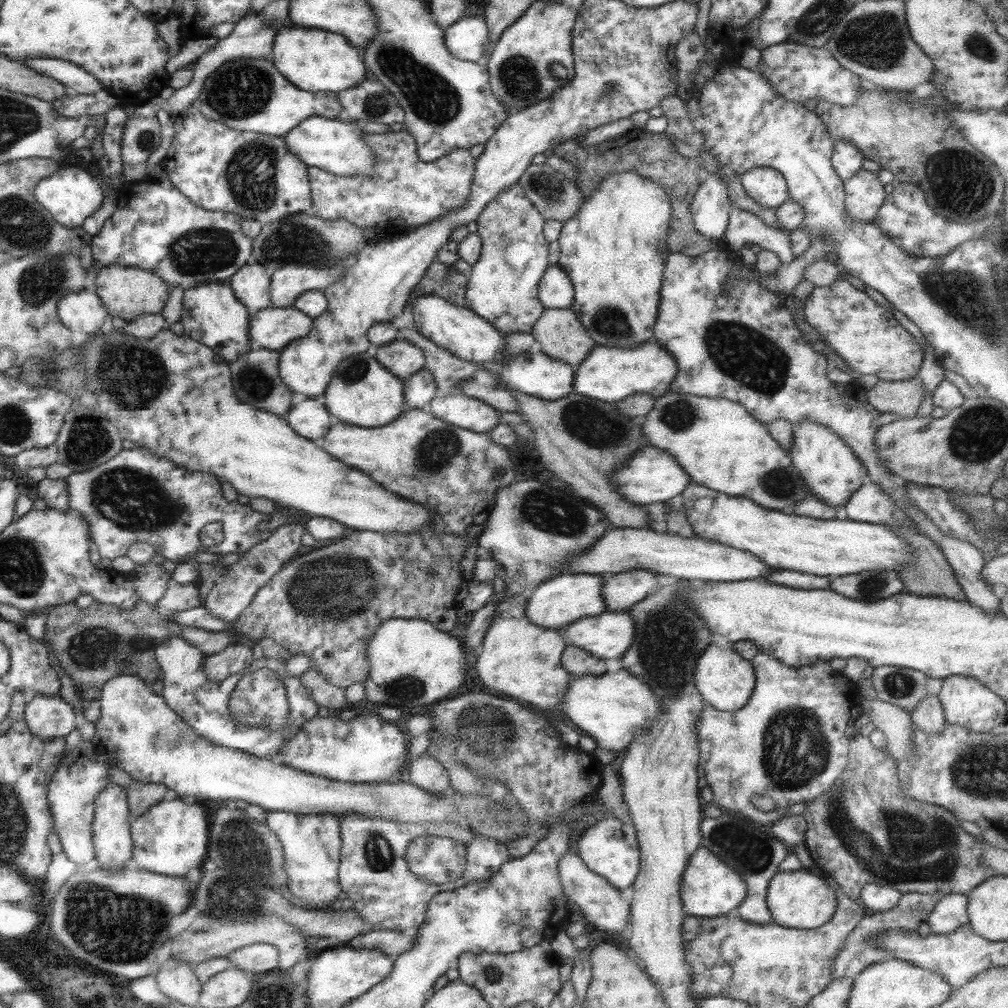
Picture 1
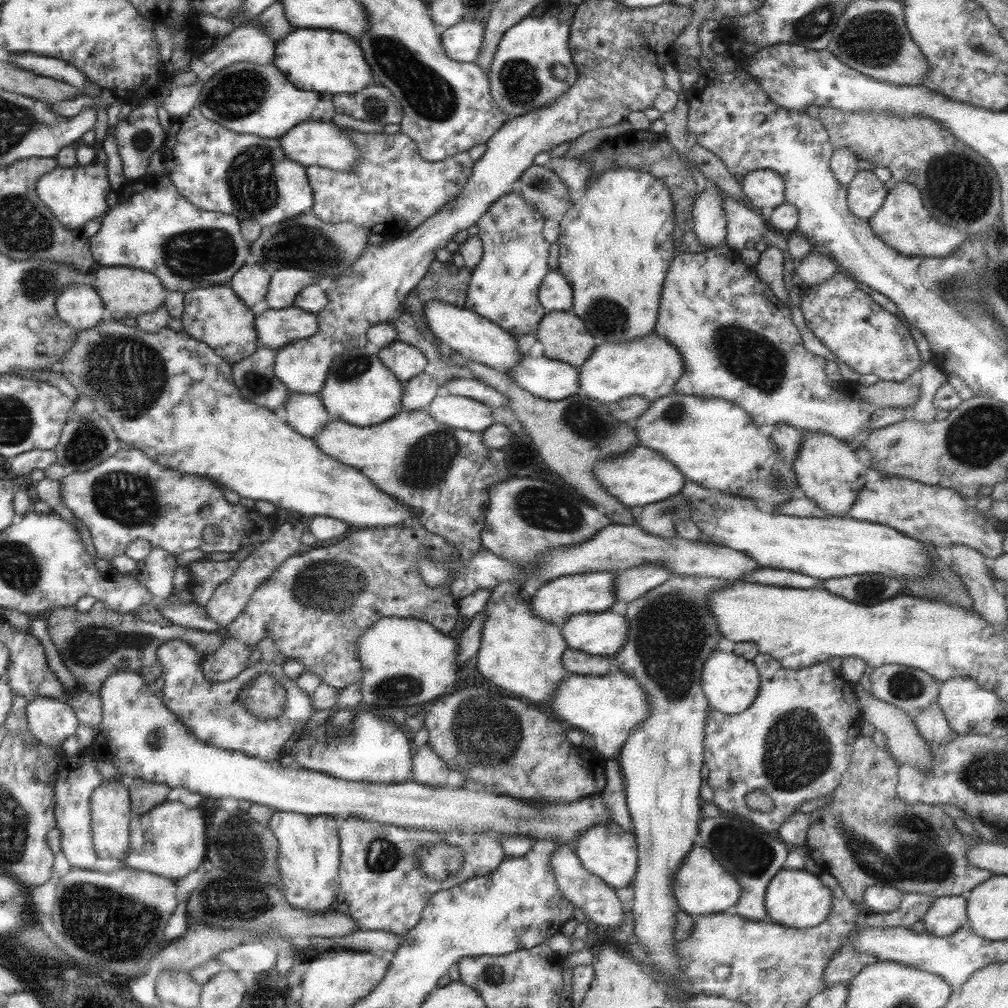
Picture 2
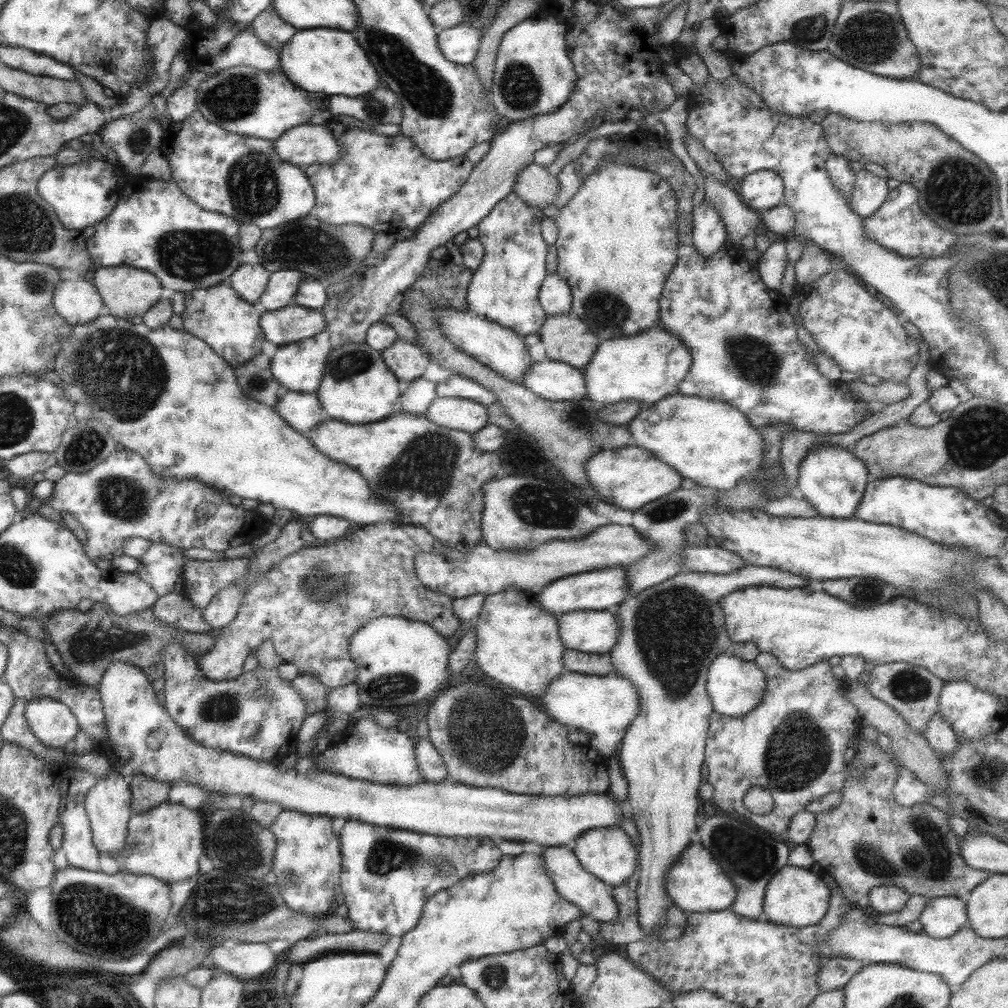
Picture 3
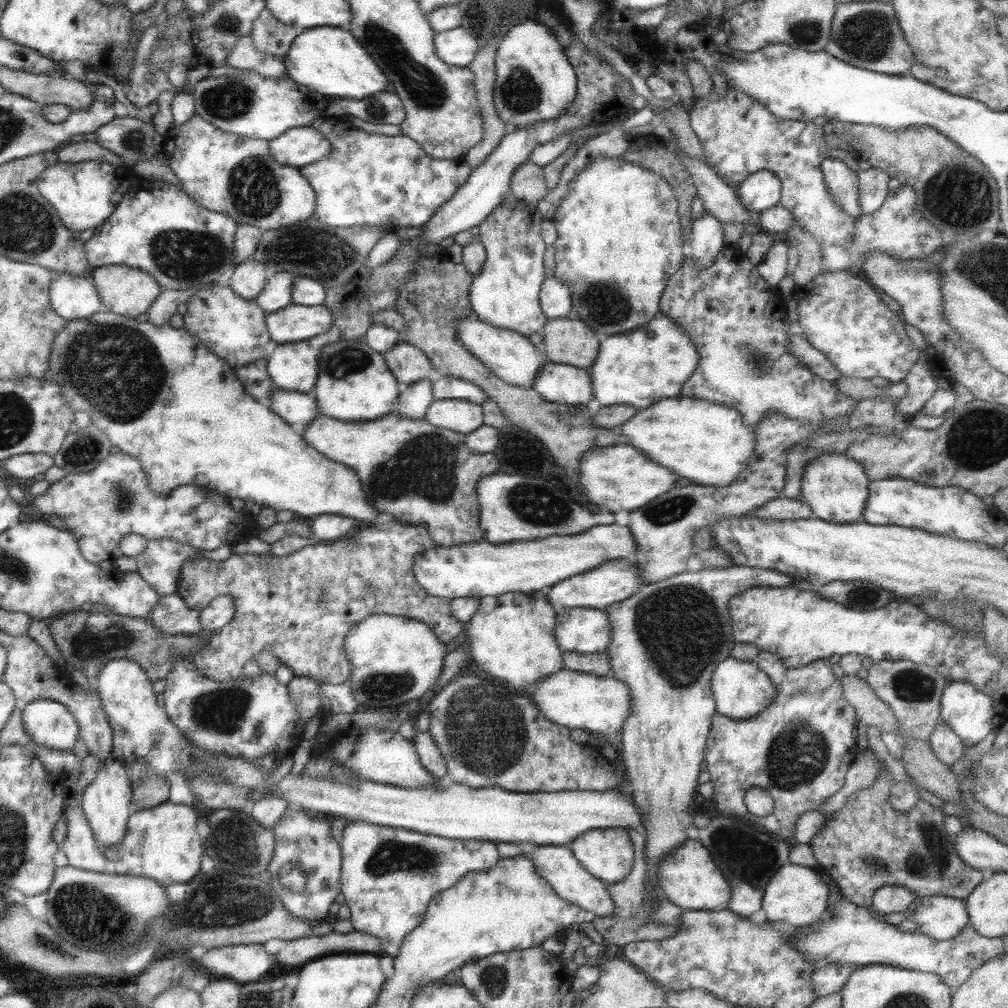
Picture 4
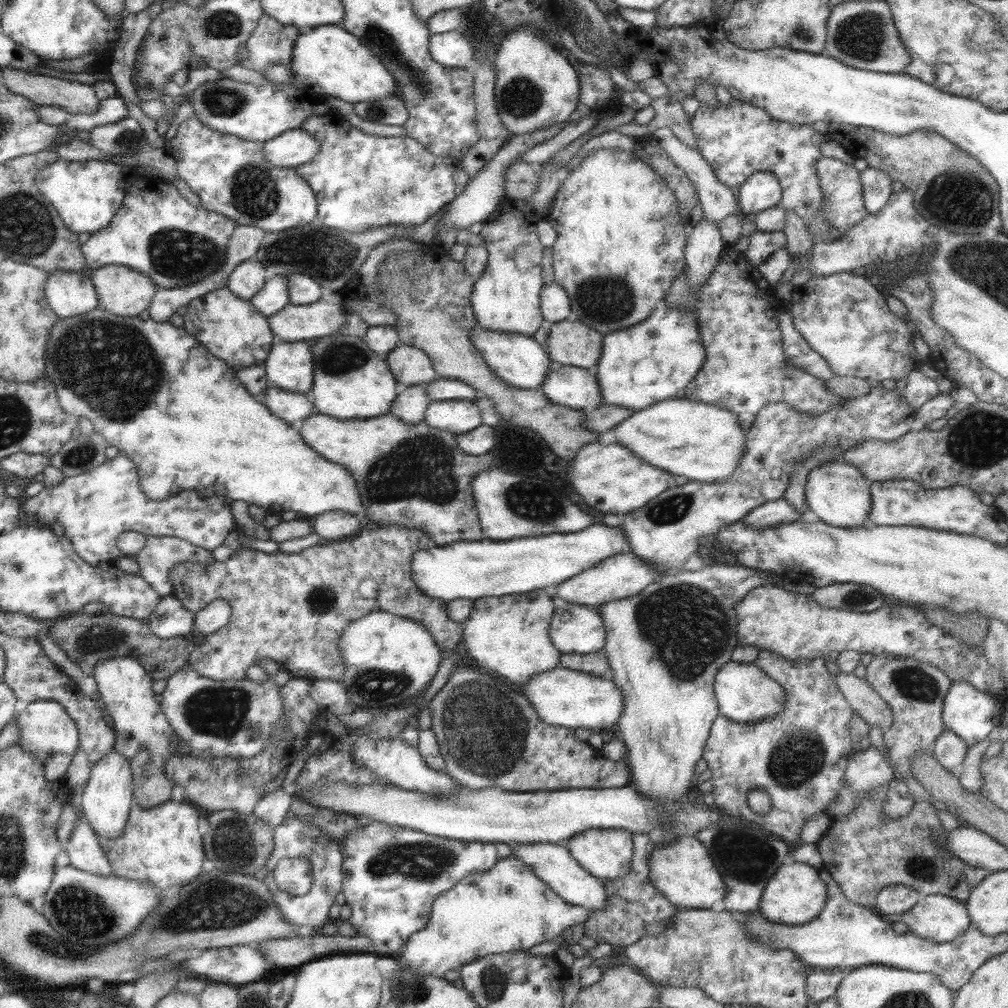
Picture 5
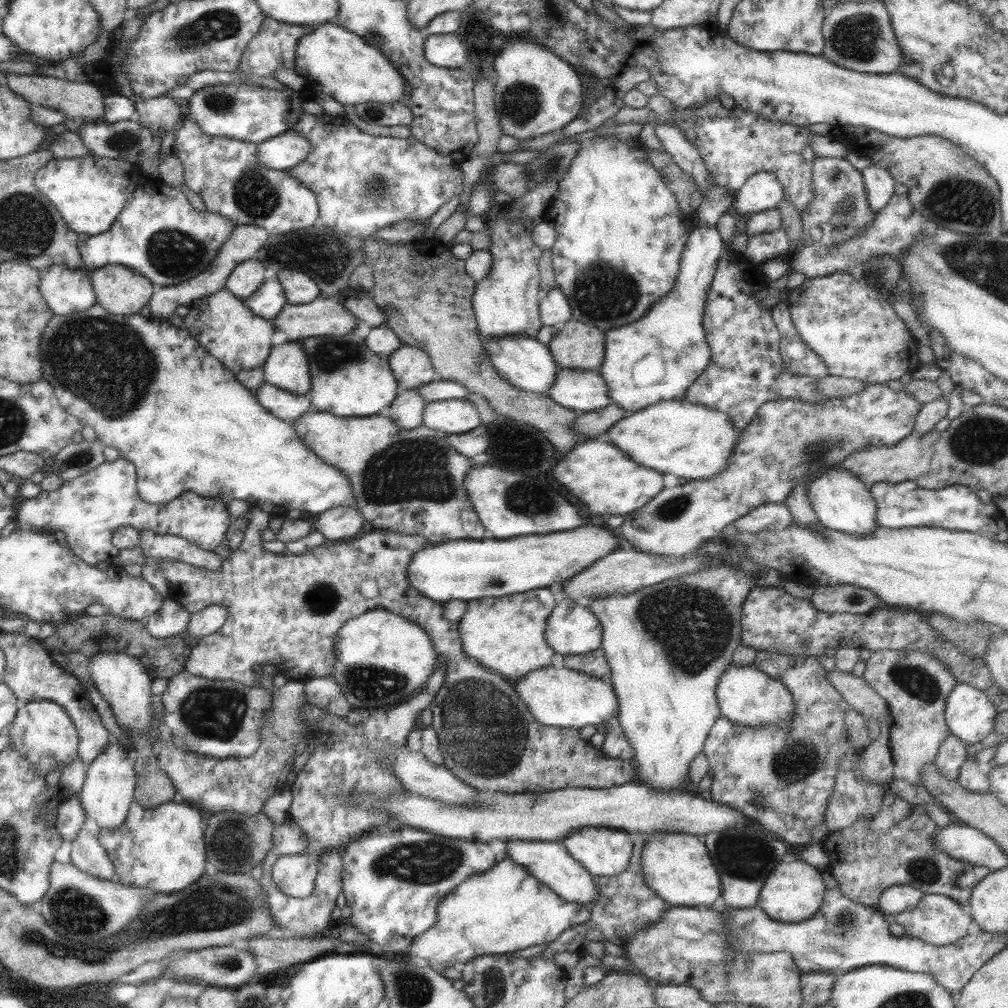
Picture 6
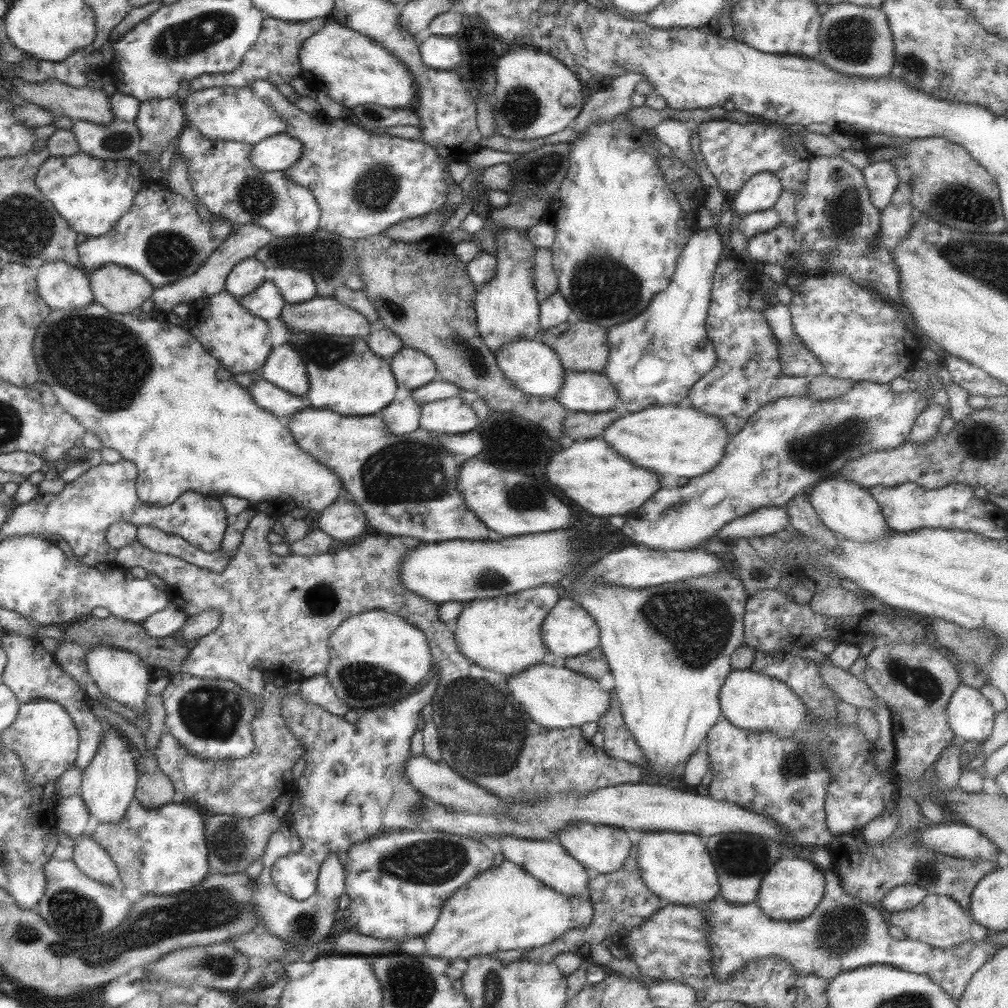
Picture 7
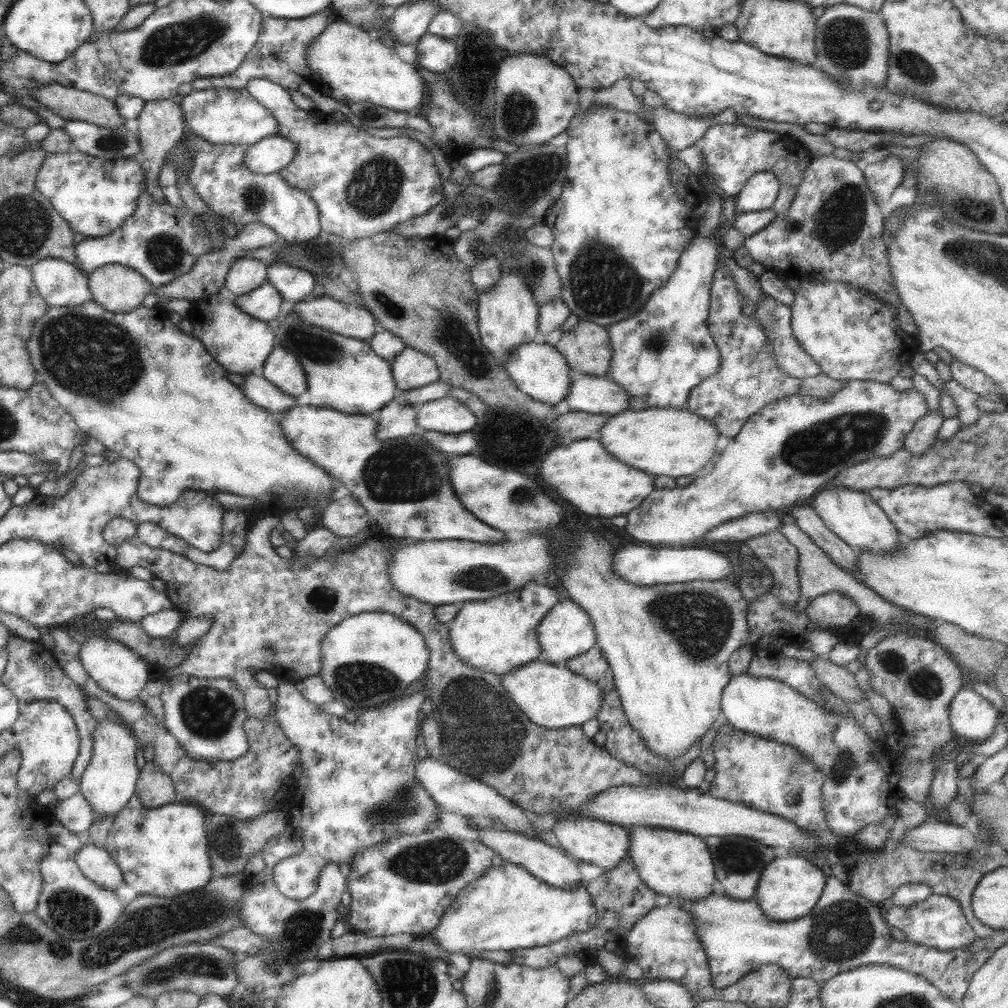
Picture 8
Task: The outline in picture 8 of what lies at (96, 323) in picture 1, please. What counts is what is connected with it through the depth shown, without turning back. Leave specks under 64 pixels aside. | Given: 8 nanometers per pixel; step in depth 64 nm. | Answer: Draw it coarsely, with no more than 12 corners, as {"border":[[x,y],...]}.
{"border":[[61,259],[32,269],[49,307],[91,300],[88,274]]}

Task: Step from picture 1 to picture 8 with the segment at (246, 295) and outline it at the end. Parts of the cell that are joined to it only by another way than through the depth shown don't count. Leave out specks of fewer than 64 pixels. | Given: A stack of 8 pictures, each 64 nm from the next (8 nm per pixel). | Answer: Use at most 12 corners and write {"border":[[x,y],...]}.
{"border":[[240,258],[228,270],[224,293],[237,297],[267,282],[268,268]]}

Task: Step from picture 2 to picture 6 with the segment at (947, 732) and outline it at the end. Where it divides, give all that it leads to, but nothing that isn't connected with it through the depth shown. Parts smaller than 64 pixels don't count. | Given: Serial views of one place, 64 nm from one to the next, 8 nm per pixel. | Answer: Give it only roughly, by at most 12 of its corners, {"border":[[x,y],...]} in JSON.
{"border":[[950,734],[934,763],[944,777],[957,780],[967,745]]}

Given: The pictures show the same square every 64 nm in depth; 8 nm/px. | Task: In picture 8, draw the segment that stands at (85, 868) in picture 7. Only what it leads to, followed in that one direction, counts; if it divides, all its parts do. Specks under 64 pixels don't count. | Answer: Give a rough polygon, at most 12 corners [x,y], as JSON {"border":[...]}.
{"border":[[83,842],[73,860],[86,878],[115,892],[125,882],[102,847]]}

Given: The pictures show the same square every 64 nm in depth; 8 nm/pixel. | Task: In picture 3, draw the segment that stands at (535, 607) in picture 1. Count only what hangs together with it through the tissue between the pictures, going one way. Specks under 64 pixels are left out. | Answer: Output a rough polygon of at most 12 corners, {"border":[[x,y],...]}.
{"border":[[626,568],[546,585],[538,606],[558,617],[607,610],[630,596]]}

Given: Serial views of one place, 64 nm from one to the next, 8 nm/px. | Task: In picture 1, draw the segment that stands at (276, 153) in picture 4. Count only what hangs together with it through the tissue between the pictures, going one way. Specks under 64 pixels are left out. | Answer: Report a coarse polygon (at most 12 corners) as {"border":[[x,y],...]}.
{"border":[[314,115],[284,141],[306,166],[372,174],[374,153],[350,120]]}

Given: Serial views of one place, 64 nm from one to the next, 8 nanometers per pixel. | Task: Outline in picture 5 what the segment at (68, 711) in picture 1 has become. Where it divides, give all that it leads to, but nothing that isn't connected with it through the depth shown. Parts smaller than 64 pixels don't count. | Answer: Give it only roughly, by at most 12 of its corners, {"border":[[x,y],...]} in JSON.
{"border":[[39,700],[15,717],[18,746],[44,764],[74,756],[79,732],[62,704]]}

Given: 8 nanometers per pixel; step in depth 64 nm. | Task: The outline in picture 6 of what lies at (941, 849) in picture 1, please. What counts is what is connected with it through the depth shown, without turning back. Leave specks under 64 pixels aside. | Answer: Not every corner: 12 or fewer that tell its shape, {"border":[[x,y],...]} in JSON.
{"border":[[922,804],[882,835],[873,818],[822,840],[851,901],[908,885],[967,907],[992,870],[929,838]]}

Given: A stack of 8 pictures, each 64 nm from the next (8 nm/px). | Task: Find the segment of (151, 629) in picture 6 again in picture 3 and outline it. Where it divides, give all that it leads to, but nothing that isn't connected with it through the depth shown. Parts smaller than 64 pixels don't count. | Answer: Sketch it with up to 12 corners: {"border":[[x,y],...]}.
{"border":[[182,594],[159,597],[152,611],[158,621],[190,633],[211,630],[203,608]]}

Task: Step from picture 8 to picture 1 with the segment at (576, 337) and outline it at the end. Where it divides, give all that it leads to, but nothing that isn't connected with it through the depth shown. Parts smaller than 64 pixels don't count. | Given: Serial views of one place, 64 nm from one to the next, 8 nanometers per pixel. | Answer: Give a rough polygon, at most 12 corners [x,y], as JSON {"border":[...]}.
{"border":[[545,309],[542,352],[576,368],[595,347],[571,309]]}

